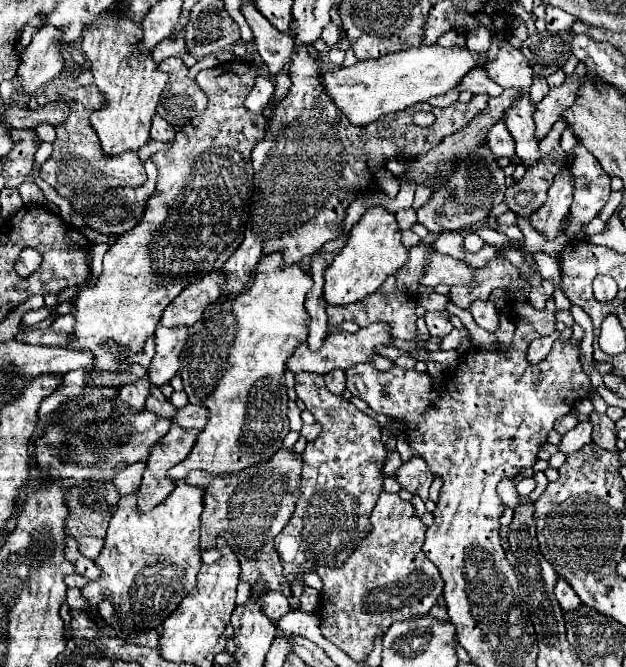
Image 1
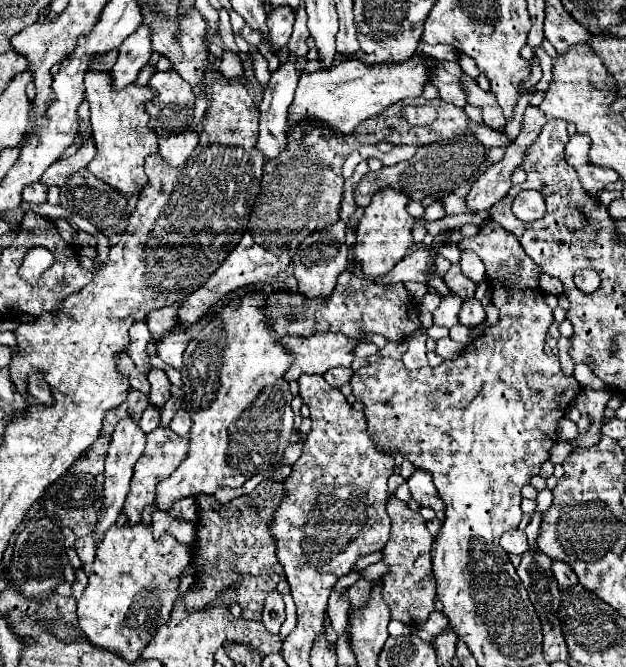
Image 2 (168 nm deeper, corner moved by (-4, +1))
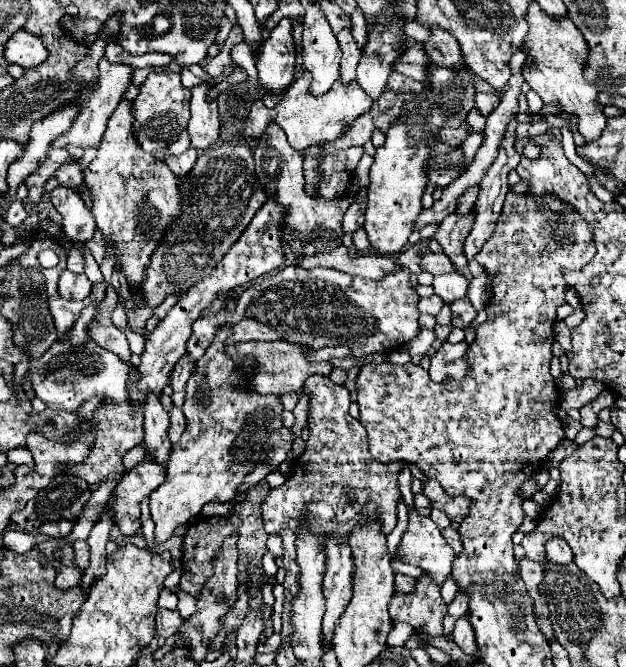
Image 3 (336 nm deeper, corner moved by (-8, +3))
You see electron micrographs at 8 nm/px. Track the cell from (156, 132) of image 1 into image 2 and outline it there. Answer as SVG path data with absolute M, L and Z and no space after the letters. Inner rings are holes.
M180 133L180 135L170 135L160 139L160 157L164 163L170 167L180 167L194 151L198 145L198 135L196 133Z

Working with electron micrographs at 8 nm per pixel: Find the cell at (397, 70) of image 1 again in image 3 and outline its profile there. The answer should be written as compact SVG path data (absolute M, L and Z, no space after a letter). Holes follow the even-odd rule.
M308 71L302 73L300 79L292 81L292 85L288 87L286 95L282 97L282 101L274 107L274 109L268 109L260 99L256 99L250 107L250 113L248 113L248 119L246 119L246 129L242 131L246 137L260 137L266 129L266 125L270 121L278 123L286 135L288 135L288 143L302 151L310 145L316 145L316 143L322 143L322 141L334 141L338 139L342 133L348 131L348 127L360 117L364 115L366 111L370 111L372 107L372 99L364 93L364 89L360 89L358 81L354 79L352 83L344 85L340 79L332 85L332 89L322 95L322 97L314 97L310 93L310 81L312 81L312 75Z

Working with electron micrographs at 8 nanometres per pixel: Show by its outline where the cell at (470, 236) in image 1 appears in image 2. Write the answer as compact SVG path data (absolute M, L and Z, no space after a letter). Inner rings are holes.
M464 251L462 253L462 259L460 259L460 267L462 267L462 273L474 281L476 285L482 285L486 281L486 273L484 273L484 263L474 255L474 253L468 253Z

